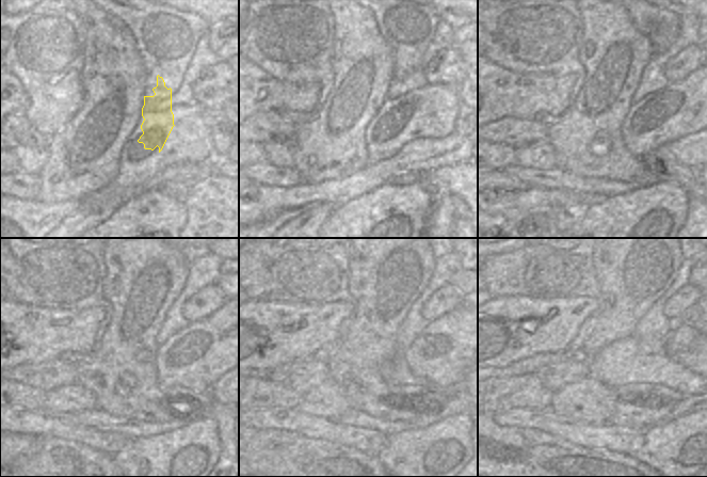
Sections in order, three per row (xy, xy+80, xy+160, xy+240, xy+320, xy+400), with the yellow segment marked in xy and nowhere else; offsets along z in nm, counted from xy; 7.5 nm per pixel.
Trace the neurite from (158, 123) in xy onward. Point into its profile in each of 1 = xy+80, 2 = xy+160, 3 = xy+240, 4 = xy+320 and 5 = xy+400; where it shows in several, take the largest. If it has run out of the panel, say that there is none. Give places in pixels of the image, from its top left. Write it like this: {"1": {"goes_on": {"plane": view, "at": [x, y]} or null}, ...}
{"1": {"goes_on": {"plane": "xy+80", "at": [431, 112]}}, "2": {"goes_on": {"plane": "xy+160", "at": [680, 109]}}, "3": {"goes_on": {"plane": "xy+240", "at": [196, 356]}}, "4": {"goes_on": {"plane": "xy+320", "at": [444, 353]}}, "5": {"goes_on": {"plane": "xy+400", "at": [677, 340]}}}

